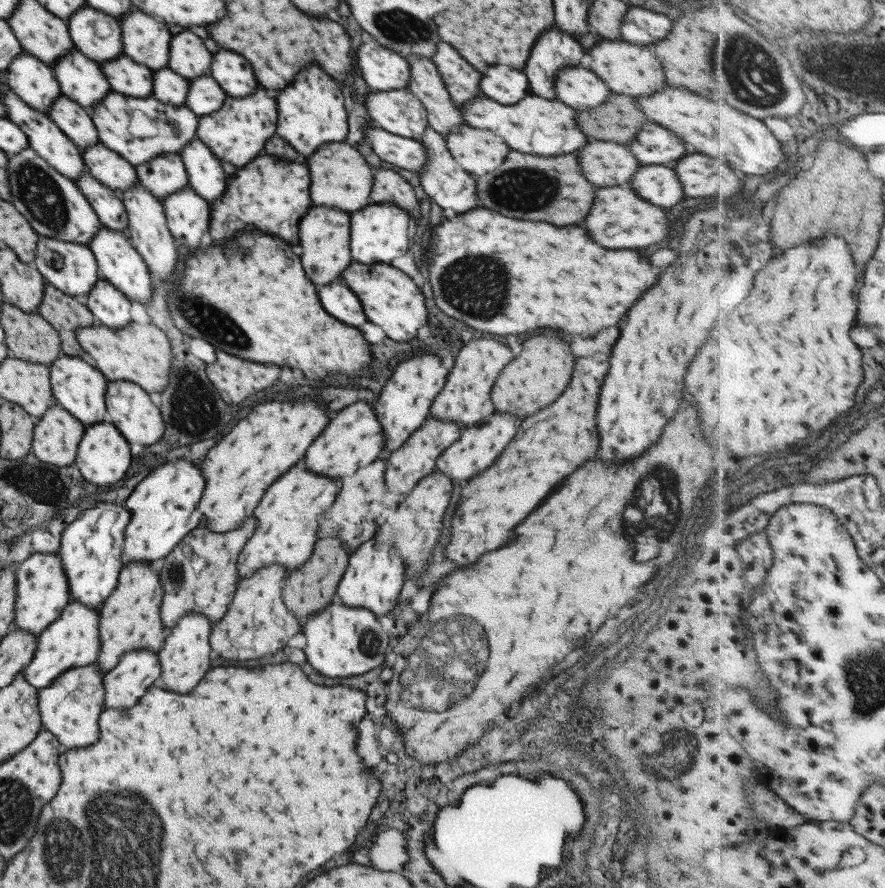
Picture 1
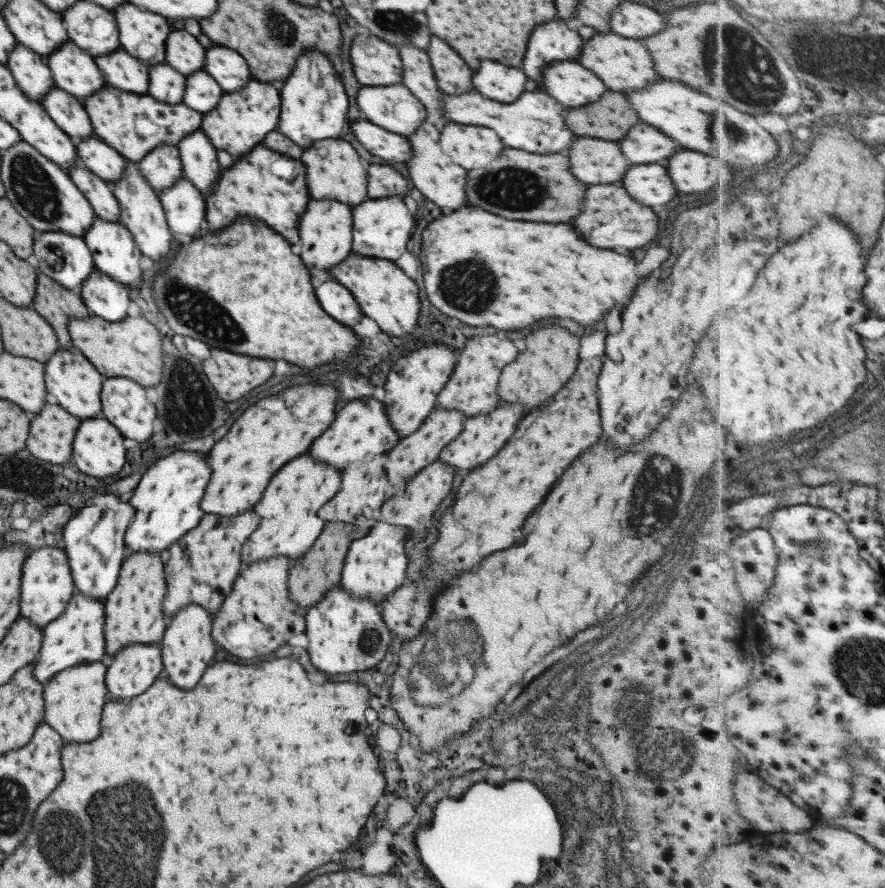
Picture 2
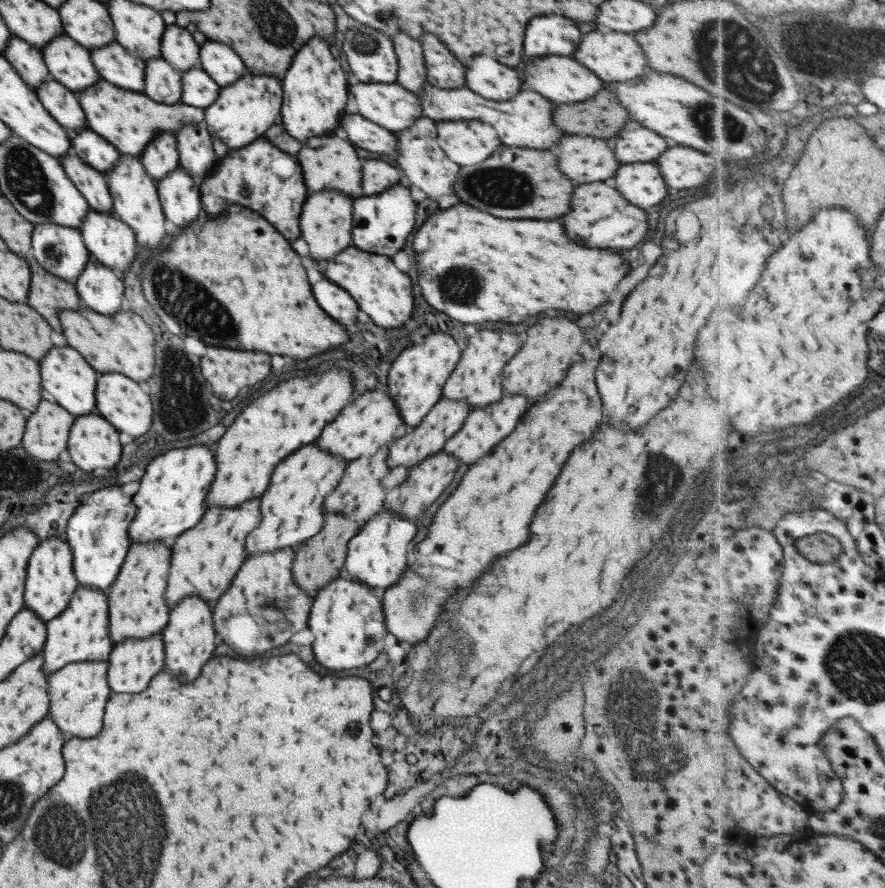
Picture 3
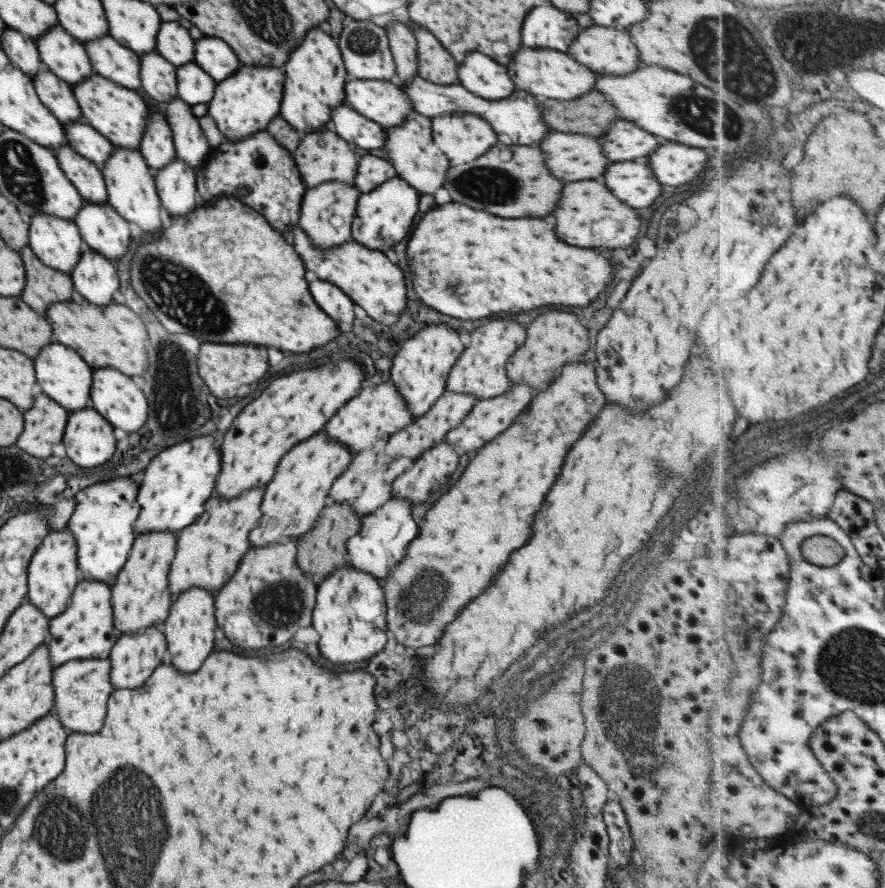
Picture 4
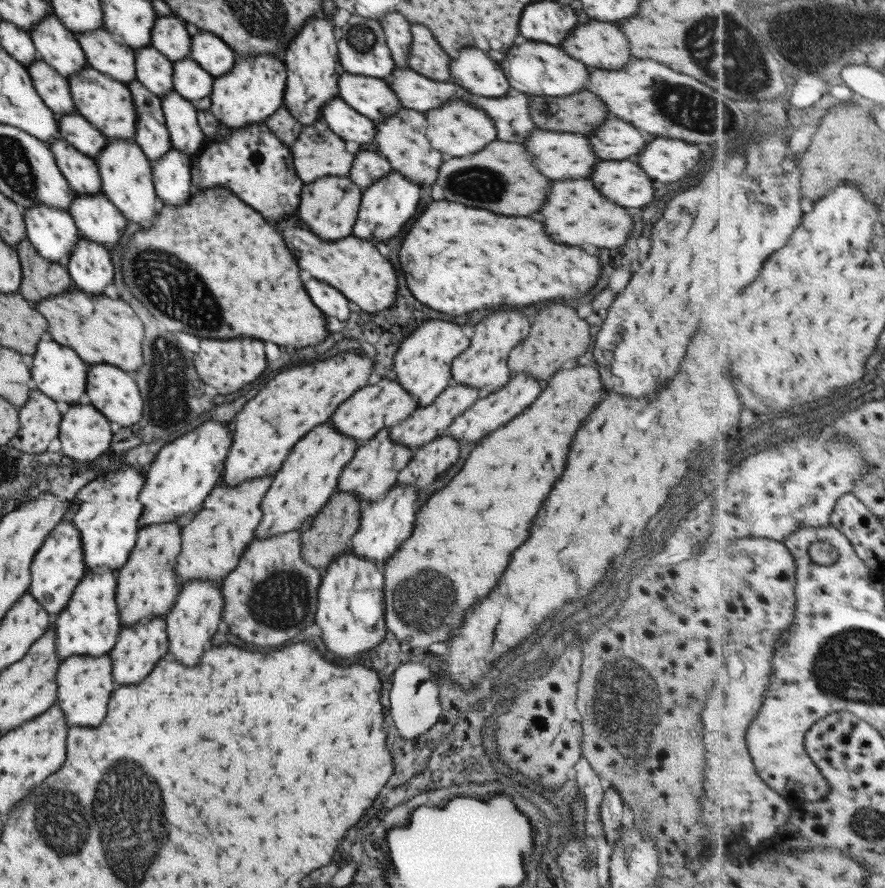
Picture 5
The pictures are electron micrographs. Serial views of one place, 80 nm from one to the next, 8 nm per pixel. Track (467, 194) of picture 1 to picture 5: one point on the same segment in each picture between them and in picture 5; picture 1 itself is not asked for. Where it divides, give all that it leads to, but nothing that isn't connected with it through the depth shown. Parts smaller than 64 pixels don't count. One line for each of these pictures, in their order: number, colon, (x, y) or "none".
2: (438, 179)
3: (423, 164)
4: (415, 158)
5: (400, 137)

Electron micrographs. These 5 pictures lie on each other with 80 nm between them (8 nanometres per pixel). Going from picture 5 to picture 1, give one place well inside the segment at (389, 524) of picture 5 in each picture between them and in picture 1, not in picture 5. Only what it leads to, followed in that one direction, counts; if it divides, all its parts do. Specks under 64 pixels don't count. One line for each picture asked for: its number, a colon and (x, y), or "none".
1: (372, 579)
2: (374, 566)
3: (376, 554)
4: (379, 544)

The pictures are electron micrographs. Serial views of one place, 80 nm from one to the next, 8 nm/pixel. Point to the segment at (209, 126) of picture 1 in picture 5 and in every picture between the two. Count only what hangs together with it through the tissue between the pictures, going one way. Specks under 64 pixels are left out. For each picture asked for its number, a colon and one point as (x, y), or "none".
2: (242, 118)
3: (242, 111)
4: (244, 103)
5: (252, 89)

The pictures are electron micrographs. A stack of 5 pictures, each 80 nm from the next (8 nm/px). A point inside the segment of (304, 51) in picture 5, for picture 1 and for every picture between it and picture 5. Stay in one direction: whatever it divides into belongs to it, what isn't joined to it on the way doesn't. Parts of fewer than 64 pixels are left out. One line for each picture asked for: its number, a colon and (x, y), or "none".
1: (310, 112)
2: (313, 106)
3: (314, 92)
4: (314, 76)

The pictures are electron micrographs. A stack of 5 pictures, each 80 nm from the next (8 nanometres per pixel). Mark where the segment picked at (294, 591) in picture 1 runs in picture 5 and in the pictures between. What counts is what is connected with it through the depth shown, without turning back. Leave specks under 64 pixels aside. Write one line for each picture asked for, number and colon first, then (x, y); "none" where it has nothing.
2: (317, 571)
3: (320, 559)
4: (322, 549)
5: (328, 534)

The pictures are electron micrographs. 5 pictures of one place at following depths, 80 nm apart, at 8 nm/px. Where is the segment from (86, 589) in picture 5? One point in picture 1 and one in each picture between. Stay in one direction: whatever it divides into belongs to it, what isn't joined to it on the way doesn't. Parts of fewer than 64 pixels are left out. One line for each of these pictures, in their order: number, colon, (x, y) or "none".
1: (71, 640)
2: (75, 637)
3: (79, 633)
4: (84, 629)

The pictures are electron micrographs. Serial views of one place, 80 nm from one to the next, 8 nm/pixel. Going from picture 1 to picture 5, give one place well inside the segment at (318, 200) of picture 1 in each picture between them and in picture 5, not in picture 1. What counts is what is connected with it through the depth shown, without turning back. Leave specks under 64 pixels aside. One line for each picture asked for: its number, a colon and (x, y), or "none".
2: (332, 170)
3: (325, 160)
4: (321, 155)
5: (316, 152)

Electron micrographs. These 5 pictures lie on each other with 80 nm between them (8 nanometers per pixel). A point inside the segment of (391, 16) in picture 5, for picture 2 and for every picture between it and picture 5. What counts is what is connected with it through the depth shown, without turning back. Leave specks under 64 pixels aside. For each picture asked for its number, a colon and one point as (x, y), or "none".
2: (417, 75)
3: (410, 74)
4: (402, 45)

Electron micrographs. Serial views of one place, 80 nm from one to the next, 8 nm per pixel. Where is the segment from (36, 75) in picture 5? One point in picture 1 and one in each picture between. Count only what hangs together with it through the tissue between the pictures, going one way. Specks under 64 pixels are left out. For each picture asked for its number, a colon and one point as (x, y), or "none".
1: (74, 121)
2: (67, 112)
3: (58, 101)
4: (56, 95)

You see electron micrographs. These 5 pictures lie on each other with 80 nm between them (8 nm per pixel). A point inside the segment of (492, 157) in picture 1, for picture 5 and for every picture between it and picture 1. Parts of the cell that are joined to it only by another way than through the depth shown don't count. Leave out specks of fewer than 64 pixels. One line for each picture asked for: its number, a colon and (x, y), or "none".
2: (468, 146)
3: (465, 143)
4: (461, 138)
5: (457, 129)

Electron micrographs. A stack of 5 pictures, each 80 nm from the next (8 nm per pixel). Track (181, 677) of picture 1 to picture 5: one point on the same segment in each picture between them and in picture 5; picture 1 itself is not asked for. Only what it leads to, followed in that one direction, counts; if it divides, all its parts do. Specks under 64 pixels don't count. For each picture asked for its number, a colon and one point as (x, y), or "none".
2: (186, 647)
3: (188, 634)
4: (188, 629)
5: (192, 620)

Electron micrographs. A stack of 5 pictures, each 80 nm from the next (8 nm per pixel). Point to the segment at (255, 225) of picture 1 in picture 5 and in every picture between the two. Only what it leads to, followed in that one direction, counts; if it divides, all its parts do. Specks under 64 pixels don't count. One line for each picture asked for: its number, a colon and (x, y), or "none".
2: (267, 186)
3: (258, 176)
4: (256, 170)
5: (251, 162)

